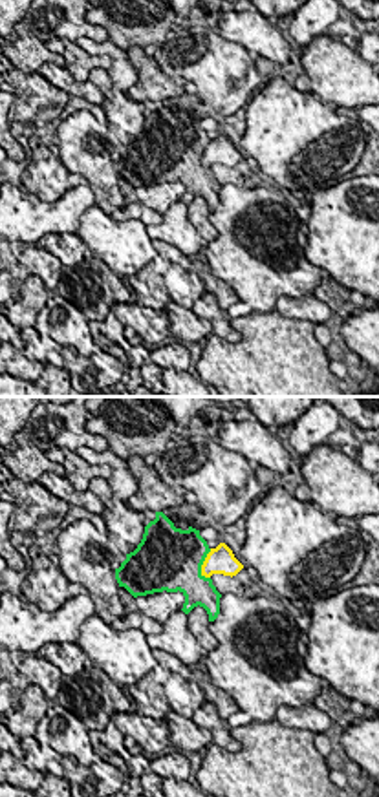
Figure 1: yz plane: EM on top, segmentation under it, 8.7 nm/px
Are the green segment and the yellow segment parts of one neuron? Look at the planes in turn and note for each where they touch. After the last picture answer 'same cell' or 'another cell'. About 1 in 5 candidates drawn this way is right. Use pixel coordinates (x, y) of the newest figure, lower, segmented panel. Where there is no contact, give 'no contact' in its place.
meets green at (202, 563)

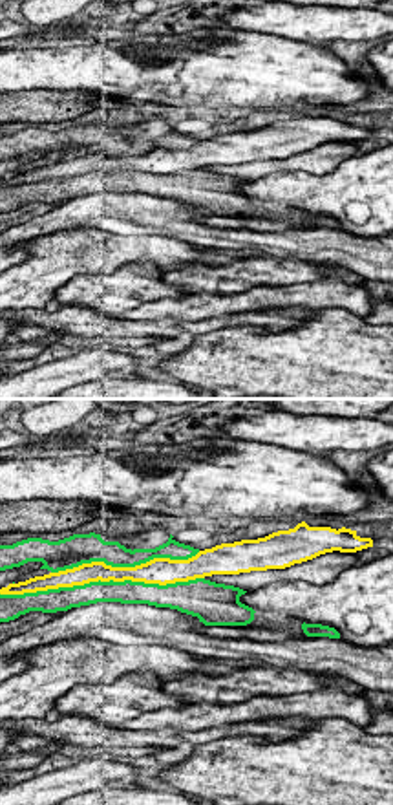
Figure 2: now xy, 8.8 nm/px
meets green at (99, 580)

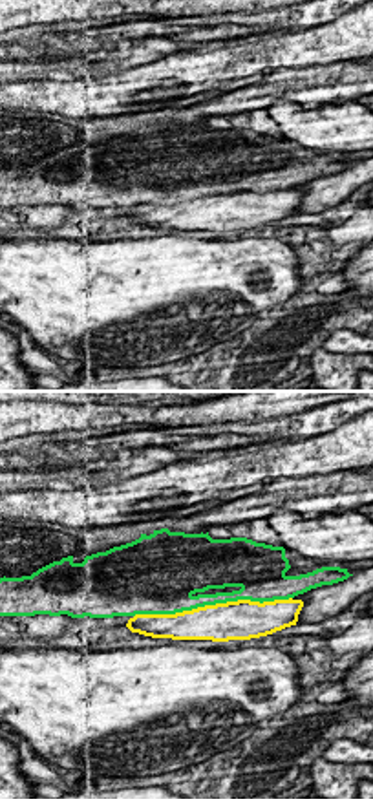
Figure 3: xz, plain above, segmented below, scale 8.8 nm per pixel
meets green at (213, 604)

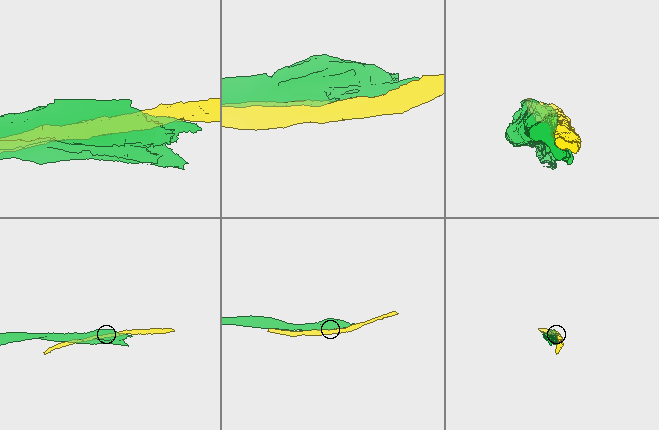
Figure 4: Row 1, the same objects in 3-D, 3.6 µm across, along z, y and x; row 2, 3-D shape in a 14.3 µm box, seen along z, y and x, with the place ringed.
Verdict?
another cell

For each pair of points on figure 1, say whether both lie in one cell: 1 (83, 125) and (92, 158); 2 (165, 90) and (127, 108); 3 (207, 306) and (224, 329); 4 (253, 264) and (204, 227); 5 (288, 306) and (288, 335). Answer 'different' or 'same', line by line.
1: same
2: different
3: same
4: different
5: different

